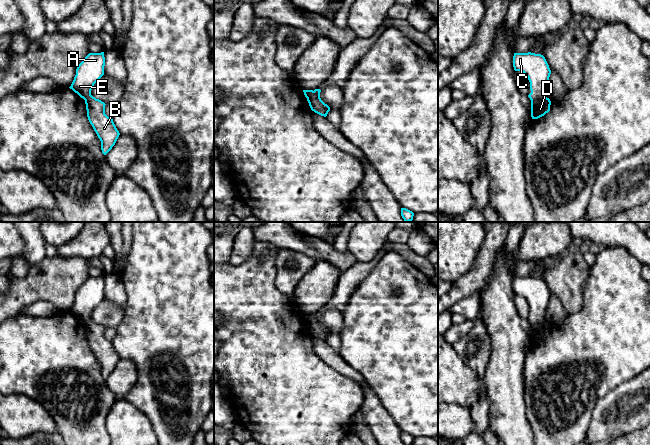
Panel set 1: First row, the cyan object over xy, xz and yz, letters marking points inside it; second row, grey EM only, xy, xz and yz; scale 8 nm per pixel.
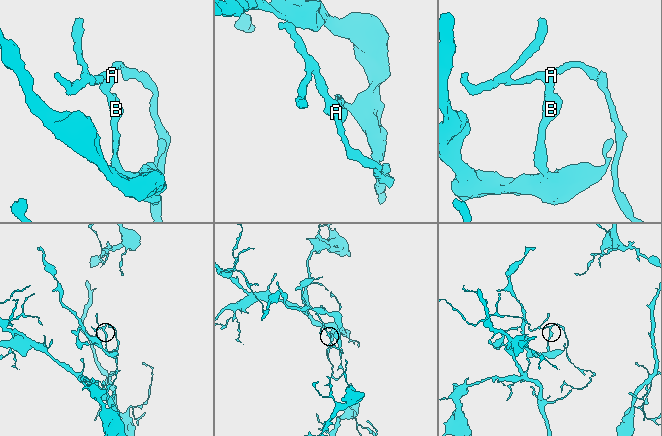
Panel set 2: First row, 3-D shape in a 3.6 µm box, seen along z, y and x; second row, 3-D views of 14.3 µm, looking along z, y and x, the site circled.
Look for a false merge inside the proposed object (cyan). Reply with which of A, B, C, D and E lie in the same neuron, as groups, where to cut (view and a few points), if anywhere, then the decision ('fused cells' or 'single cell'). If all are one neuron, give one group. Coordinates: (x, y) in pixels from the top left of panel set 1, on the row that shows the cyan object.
groups A C E / B D; cut yz (545, 96), (531, 101); fused cells

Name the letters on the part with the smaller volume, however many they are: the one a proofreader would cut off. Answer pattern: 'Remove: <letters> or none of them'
Remove: B, D

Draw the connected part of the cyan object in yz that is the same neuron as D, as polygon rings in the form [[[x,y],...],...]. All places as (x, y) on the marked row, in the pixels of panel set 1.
[[[545,97],[536,101],[531,101],[531,117],[538,119],[550,111],[551,101]]]

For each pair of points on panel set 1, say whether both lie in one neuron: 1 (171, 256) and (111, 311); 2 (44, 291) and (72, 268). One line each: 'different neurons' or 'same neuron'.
1: different neurons
2: same neuron

